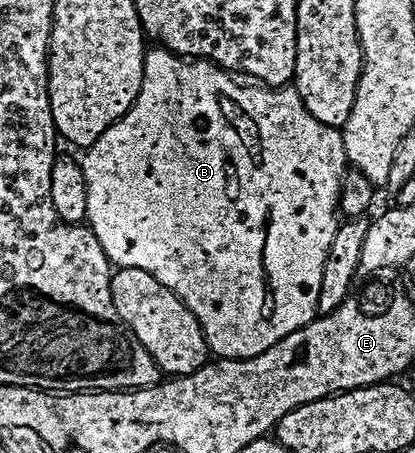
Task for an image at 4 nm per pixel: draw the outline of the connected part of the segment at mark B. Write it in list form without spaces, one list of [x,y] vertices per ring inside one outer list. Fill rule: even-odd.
[[[153,49],[146,50],[145,68],[143,69],[143,77],[141,78],[141,92],[137,94],[137,99],[129,106],[129,112],[127,112],[122,119],[111,124],[110,127],[96,139],[95,142],[87,148],[84,154],[82,154],[85,156],[80,156],[79,162],[83,169],[83,177],[87,181],[87,223],[95,233],[95,237],[99,241],[103,253],[109,258],[110,264],[112,264],[114,268],[130,267],[131,269],[143,269],[147,273],[151,273],[155,277],[155,281],[167,285],[167,289],[171,289],[184,301],[187,305],[187,309],[191,309],[191,313],[195,313],[195,317],[201,326],[201,331],[205,334],[205,343],[209,346],[209,350],[214,356],[223,359],[250,359],[259,353],[263,353],[267,349],[271,349],[271,345],[283,341],[283,337],[295,333],[300,327],[306,327],[317,315],[319,289],[323,281],[323,261],[327,257],[329,246],[339,226],[339,194],[343,176],[347,171],[343,137],[338,128],[323,125],[323,121],[315,121],[315,117],[311,117],[311,113],[307,113],[307,109],[303,105],[299,93],[292,86],[286,85],[280,89],[270,89],[264,85],[249,85],[253,87],[244,87],[243,84],[236,83],[236,81],[241,81],[234,78],[230,72],[208,60],[193,59],[190,61],[188,58],[174,55],[172,51],[166,51],[164,49],[156,50],[157,51],[153,51]]]

